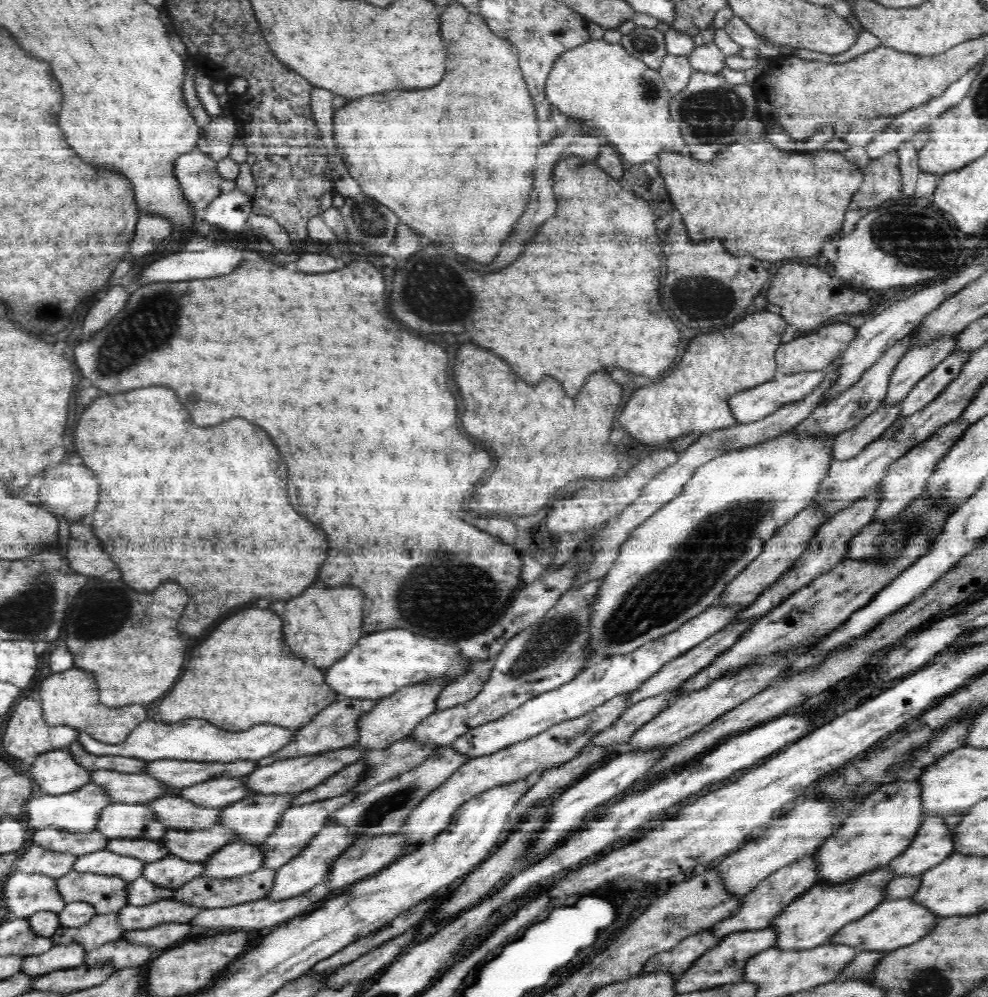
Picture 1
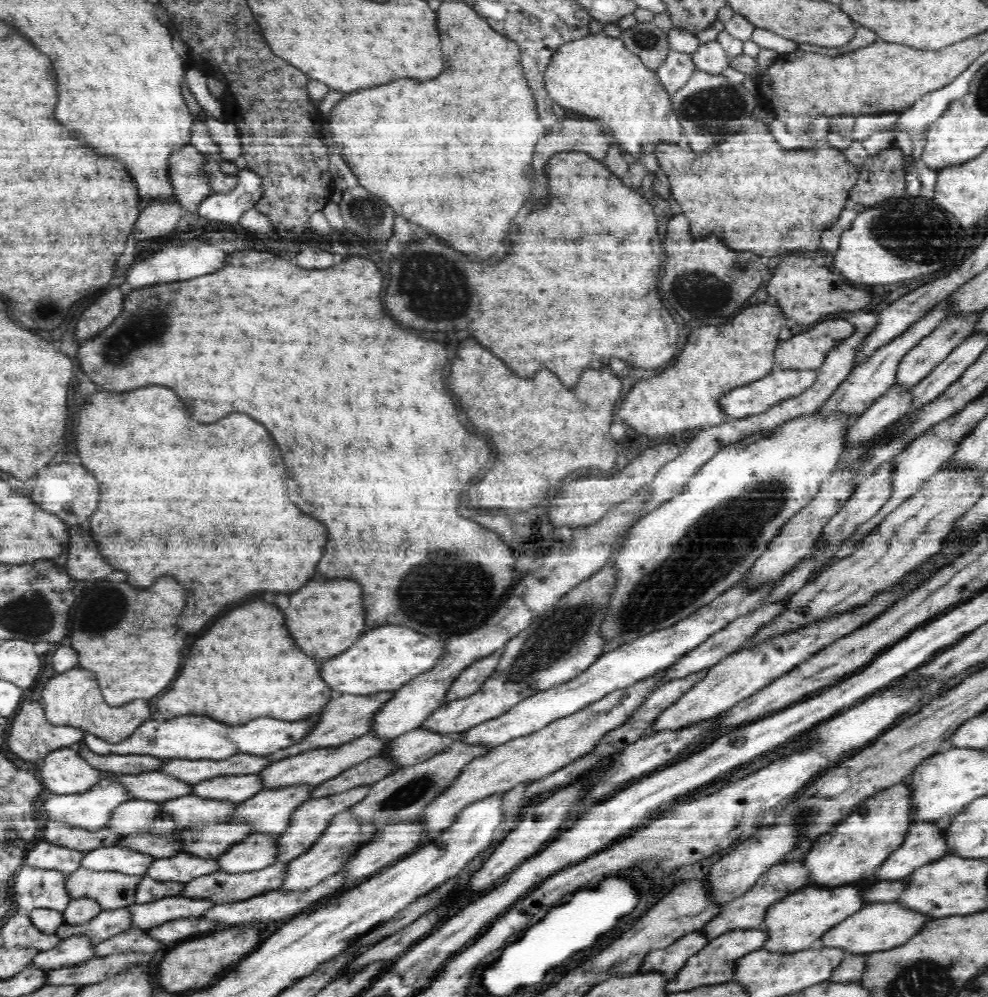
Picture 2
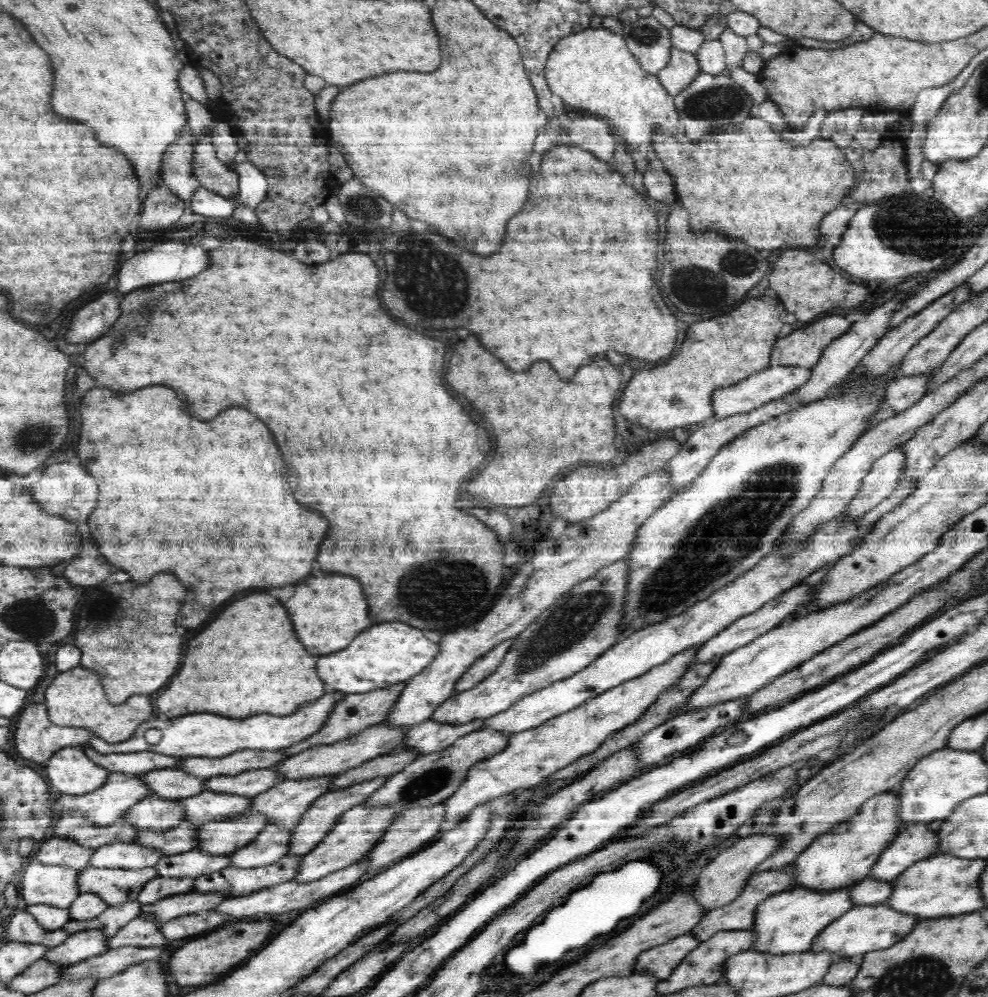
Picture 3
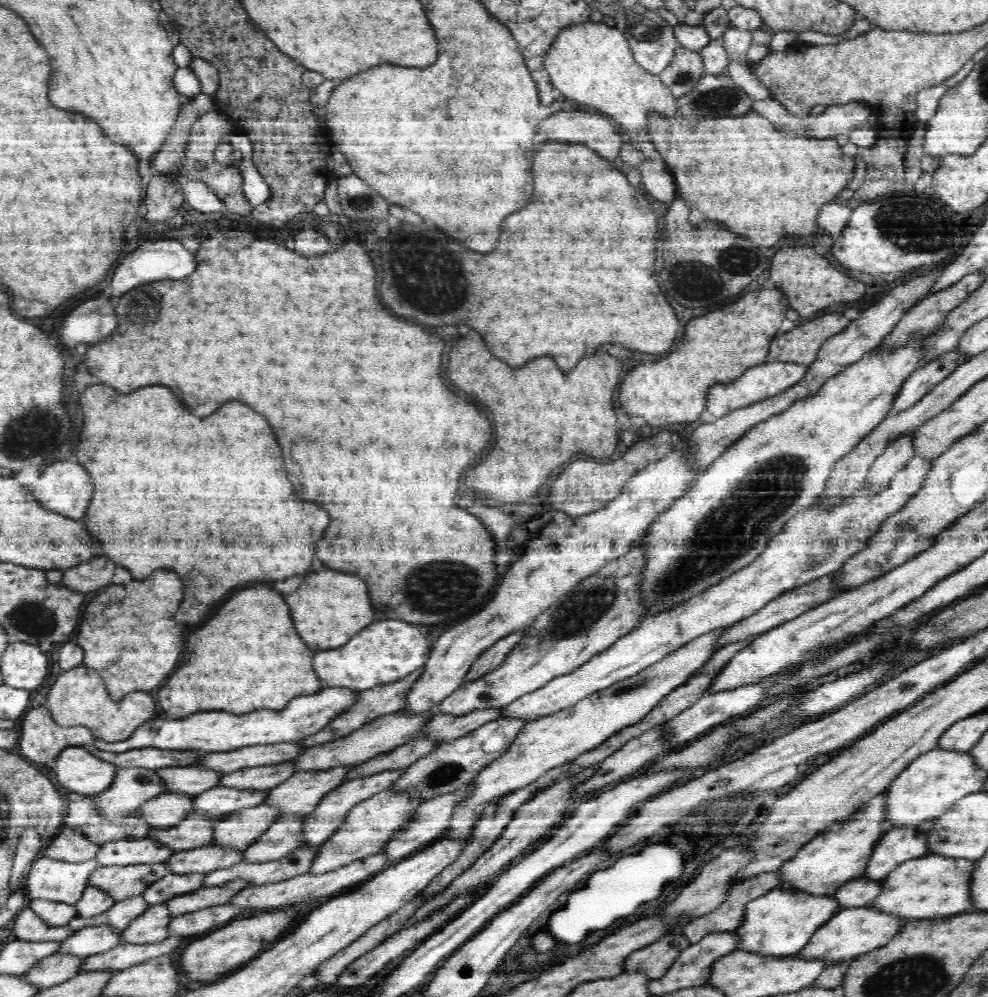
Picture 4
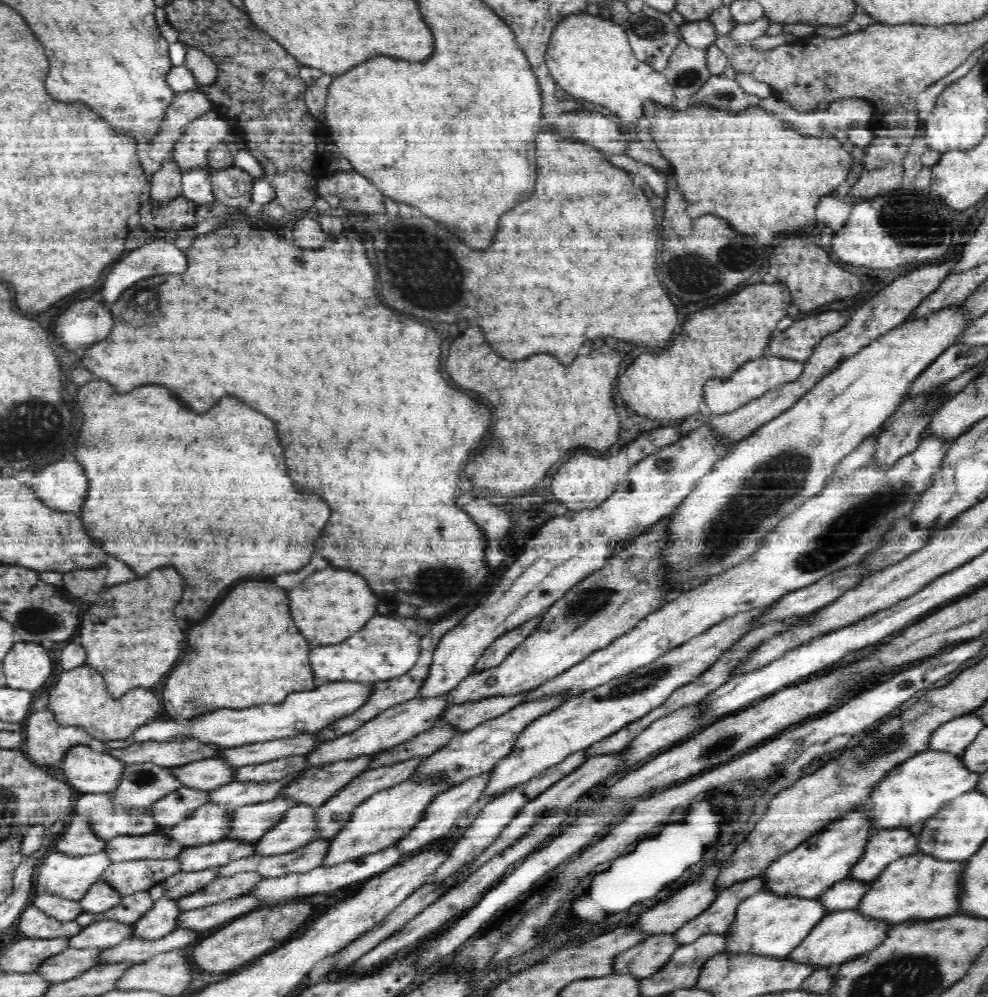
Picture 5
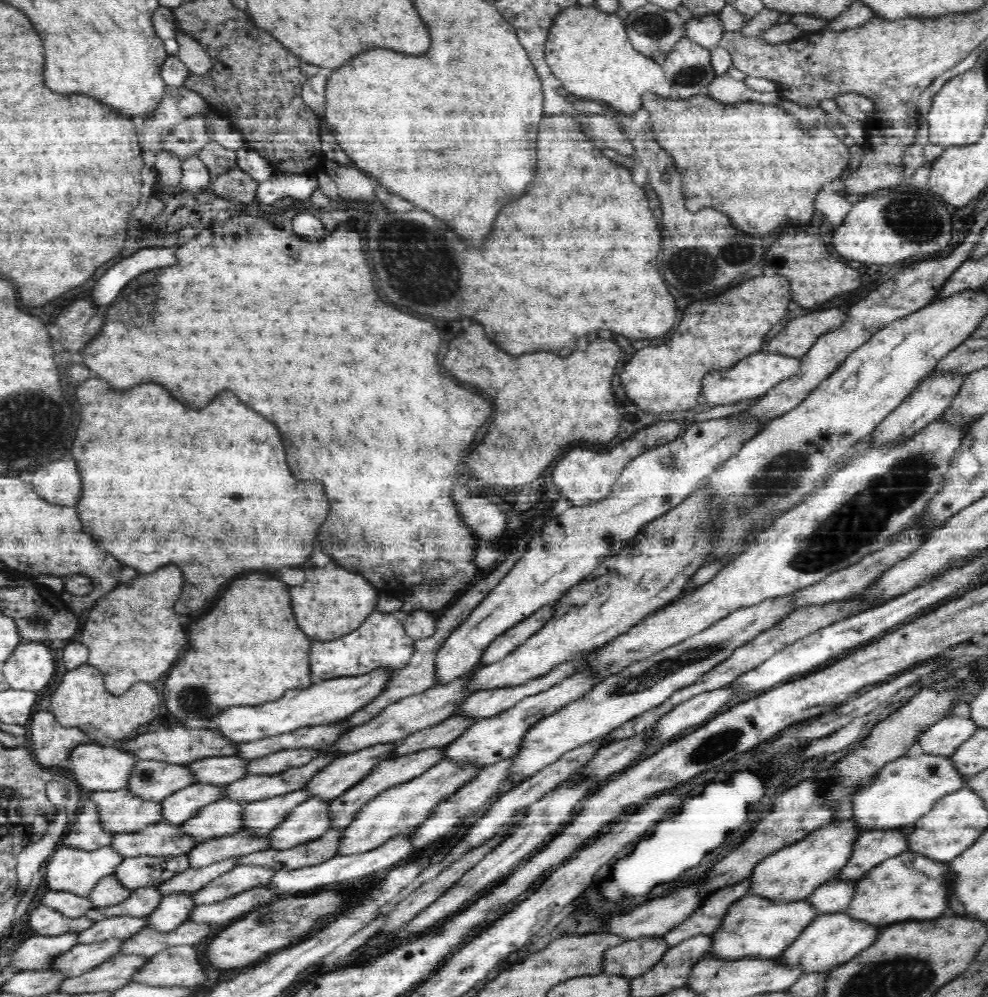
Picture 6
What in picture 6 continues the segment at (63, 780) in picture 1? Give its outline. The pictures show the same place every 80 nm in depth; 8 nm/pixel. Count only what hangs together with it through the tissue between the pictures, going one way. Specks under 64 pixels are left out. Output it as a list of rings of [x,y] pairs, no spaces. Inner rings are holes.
[[[91,742],[89,744],[78,745],[74,748],[72,759],[68,768],[74,776],[74,782],[82,790],[87,791],[112,791],[125,788],[130,782],[135,767],[139,760],[133,752],[123,750],[121,744],[110,744],[110,746],[101,746]]]

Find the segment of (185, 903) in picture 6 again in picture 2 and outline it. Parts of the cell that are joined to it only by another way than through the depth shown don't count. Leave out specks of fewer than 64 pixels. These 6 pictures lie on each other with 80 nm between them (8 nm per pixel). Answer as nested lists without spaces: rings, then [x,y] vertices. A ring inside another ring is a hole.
[[[131,926],[126,932],[120,932],[120,934],[116,934],[116,936],[97,944],[93,956],[108,956],[110,954],[118,954],[118,952],[126,952],[126,950],[156,953],[162,947],[162,942],[145,935],[145,929]]]

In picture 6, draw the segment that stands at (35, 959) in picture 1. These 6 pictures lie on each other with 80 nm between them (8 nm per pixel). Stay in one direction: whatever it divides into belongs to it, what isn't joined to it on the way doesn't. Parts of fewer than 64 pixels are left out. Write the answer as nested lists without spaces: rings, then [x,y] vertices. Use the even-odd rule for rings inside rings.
[[[114,916],[92,923],[90,928],[78,933],[77,944],[104,942],[112,938],[127,939],[145,928],[147,916]]]

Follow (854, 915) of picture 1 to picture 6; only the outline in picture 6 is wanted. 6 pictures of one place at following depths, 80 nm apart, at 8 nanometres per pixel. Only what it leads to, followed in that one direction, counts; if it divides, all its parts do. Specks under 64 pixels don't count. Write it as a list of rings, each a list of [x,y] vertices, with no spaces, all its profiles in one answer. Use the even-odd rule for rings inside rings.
[[[746,895],[726,910],[723,920],[711,934],[708,956],[716,959],[777,958],[816,916],[818,911],[810,901],[769,902],[758,896]]]

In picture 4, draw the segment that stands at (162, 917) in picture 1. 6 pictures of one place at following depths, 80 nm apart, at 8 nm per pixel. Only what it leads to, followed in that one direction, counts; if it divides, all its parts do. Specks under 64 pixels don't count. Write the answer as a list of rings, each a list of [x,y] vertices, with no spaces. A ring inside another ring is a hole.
[[[233,881],[223,886],[201,888],[192,893],[175,896],[165,902],[170,916],[182,916],[188,912],[196,912],[202,908],[210,908],[227,903],[235,894],[248,887],[246,881]]]

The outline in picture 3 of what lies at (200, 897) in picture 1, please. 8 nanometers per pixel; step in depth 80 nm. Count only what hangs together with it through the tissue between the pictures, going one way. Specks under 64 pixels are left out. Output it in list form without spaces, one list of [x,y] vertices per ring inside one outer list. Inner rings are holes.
[[[304,855],[283,856],[274,864],[258,868],[232,868],[228,866],[218,872],[197,877],[191,892],[223,892],[225,896],[246,896],[250,892],[266,889],[292,881],[301,870]]]

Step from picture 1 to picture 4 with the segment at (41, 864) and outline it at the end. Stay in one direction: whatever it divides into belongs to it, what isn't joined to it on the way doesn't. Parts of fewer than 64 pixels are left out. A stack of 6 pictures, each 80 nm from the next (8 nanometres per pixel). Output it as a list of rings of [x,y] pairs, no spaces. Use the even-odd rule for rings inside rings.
[[[63,828],[55,836],[42,856],[64,862],[86,862],[95,858],[100,844],[94,844],[81,833],[79,828]]]

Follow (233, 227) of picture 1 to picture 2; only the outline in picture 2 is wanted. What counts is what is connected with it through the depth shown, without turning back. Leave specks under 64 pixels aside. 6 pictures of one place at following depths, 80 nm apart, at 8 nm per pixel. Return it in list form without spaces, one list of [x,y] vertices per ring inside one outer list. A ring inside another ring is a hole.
[[[249,168],[238,169],[239,183],[228,192],[212,193],[198,206],[198,214],[208,220],[236,224],[244,212],[254,210],[261,198],[262,179]]]

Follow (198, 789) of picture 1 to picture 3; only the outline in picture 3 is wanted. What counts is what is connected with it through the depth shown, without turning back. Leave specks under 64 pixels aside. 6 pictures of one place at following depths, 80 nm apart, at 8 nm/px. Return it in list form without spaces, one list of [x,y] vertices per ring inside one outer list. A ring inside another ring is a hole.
[[[274,768],[248,770],[238,775],[210,778],[206,782],[205,790],[255,797],[280,781],[282,781],[282,774]]]

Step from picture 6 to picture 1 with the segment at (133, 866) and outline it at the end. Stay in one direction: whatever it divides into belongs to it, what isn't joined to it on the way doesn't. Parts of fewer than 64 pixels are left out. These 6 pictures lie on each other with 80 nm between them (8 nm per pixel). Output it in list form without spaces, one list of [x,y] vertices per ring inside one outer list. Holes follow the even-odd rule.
[[[72,870],[57,879],[58,892],[65,904],[87,902],[98,914],[119,912],[129,904],[128,881],[122,877],[96,875]]]

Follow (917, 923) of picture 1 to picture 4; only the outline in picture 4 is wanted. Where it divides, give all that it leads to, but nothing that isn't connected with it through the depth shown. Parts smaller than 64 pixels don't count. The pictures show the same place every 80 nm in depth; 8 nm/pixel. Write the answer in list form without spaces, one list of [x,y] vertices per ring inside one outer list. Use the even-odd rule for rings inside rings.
[[[846,908],[820,925],[797,956],[802,959],[818,959],[826,965],[857,958],[886,944],[886,940],[894,936],[894,928],[902,928],[902,924],[906,924],[906,920],[894,920],[894,916],[882,916],[882,912],[870,912],[870,908]]]

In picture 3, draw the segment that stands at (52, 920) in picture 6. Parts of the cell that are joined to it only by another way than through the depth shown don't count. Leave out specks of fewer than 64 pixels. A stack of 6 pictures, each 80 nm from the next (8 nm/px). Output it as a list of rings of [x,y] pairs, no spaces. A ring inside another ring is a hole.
[[[16,908],[2,930],[6,931],[6,940],[9,942],[43,944],[50,948],[64,942],[70,935],[61,928],[56,930],[42,928],[32,914],[20,908]]]

